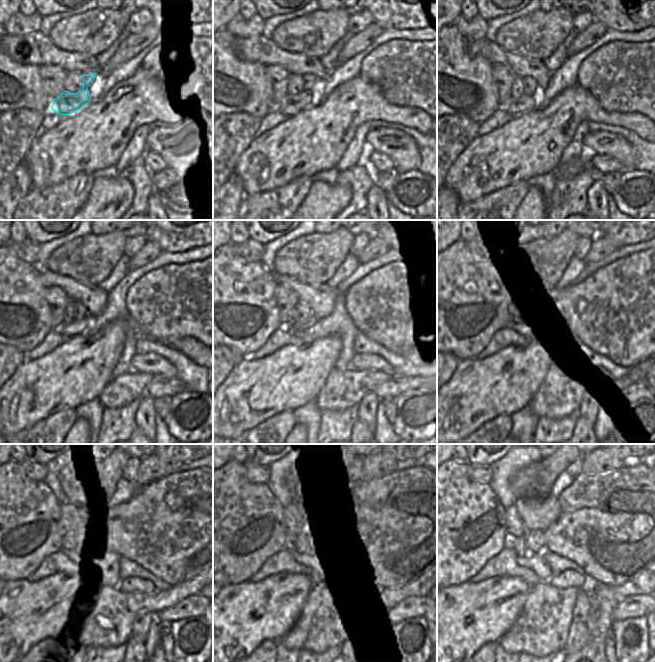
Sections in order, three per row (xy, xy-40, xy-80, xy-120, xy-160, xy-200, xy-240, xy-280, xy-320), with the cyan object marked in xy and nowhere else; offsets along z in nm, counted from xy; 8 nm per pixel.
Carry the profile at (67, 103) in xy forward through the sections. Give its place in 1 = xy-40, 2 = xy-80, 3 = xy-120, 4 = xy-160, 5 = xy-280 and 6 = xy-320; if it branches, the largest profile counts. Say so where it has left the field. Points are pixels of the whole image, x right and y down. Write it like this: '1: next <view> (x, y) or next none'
1: next xy-40 (290, 105)
2: next xy-80 (528, 101)
3: next xy-120 (80, 320)
4: next xy-160 (305, 318)
5: next xy-280 (304, 545)
6: next xy-320 (534, 540)

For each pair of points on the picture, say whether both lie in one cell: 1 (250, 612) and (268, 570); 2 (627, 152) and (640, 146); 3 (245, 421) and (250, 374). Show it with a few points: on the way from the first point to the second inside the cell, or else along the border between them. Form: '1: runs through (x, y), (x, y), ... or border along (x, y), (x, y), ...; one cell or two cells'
1: border along (288, 572), (272, 574), (257, 582), (249, 581); two cells
2: border along (617, 133), (632, 146), (635, 168); two cells
3: runs through (245, 409), (245, 400), (251, 394), (251, 386); one cell

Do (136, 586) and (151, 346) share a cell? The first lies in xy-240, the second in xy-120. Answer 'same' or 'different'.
different

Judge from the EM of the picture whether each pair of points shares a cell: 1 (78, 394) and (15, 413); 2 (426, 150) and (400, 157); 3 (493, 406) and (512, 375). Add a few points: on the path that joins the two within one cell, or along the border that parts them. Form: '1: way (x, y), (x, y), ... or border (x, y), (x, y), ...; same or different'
1: way (62, 394), (37, 394), (31, 397); same
2: border (406, 132), (418, 148), (418, 169); different
3: way (493, 398), (493, 394), (504, 383); same

